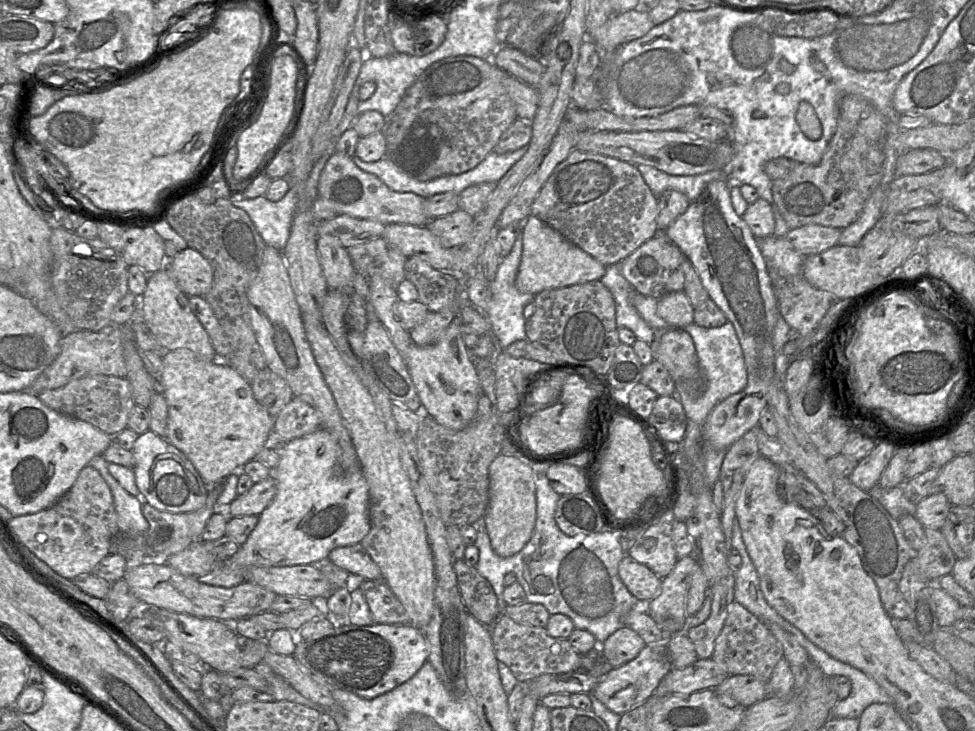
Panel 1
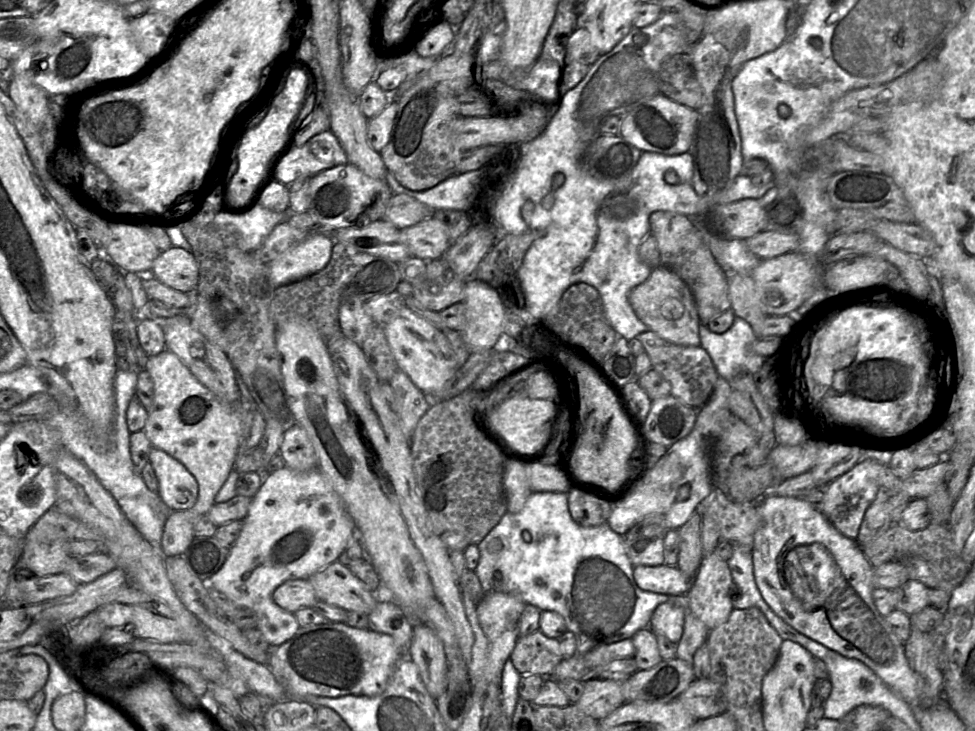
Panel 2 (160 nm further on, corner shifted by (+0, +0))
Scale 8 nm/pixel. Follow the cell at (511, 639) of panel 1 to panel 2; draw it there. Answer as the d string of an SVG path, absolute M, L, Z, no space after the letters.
M540 629L519 637L509 657L520 675L551 675L563 659L558 639L549 638Z

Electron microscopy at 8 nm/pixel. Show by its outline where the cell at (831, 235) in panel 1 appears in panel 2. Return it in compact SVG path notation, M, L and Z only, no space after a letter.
M762 231L745 241L748 249L761 260L794 252L799 246L798 233L781 233L777 231Z

